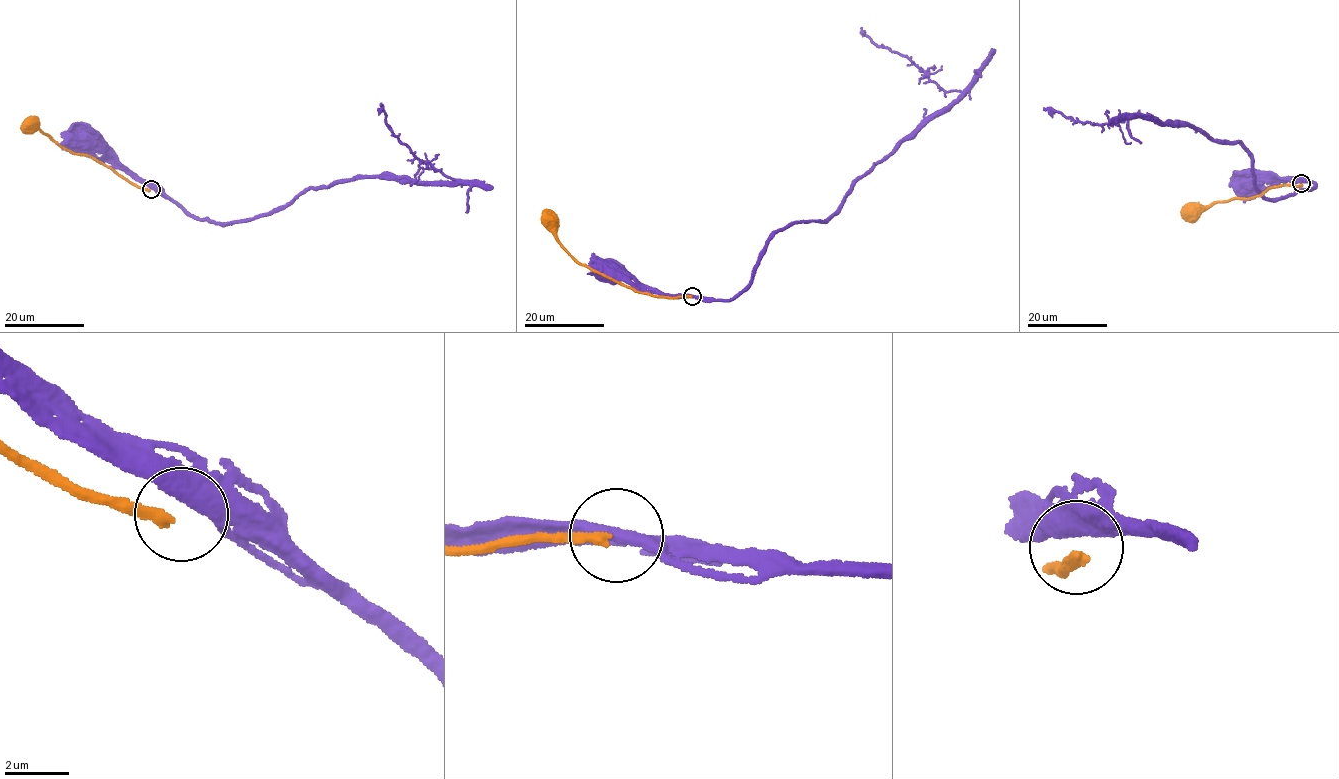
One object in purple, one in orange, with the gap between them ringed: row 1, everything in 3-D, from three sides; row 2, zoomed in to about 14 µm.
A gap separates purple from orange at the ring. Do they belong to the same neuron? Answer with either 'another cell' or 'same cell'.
another cell

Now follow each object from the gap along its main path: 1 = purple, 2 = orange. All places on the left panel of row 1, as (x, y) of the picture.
1: (151, 188), (110, 163), (92, 155), (84, 141)
2: (150, 190), (129, 183), (91, 157), (61, 148), (34, 127), (37, 121), (34, 122)

